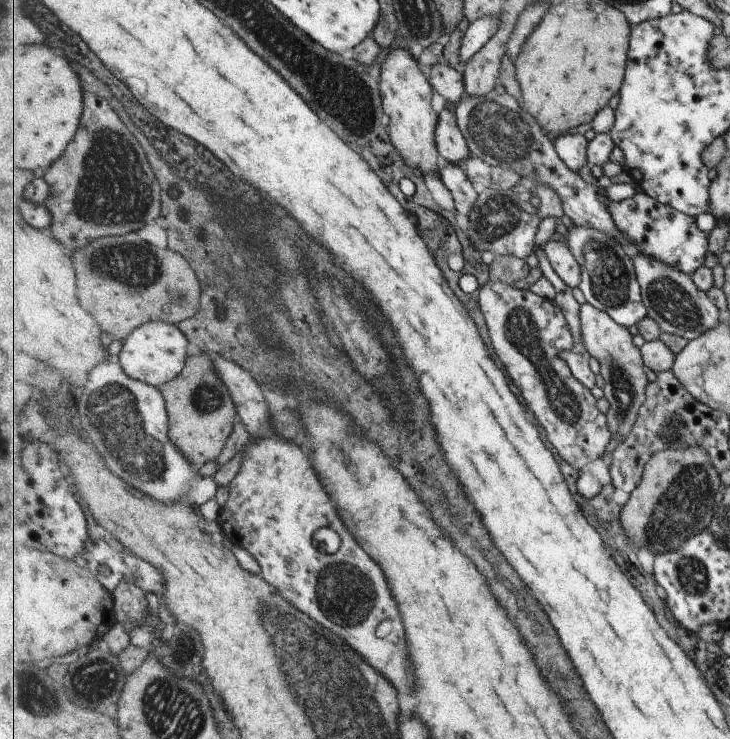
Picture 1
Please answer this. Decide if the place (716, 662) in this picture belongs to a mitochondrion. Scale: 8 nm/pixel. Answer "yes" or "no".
no

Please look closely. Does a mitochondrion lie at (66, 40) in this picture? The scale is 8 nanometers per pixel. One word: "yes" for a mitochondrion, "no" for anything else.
no

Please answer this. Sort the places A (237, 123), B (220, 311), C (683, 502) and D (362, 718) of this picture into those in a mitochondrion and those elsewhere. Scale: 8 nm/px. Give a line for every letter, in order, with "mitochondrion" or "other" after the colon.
A: other
B: other
C: mitochondrion
D: mitochondrion

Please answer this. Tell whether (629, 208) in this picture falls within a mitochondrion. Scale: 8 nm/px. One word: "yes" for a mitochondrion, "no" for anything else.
no

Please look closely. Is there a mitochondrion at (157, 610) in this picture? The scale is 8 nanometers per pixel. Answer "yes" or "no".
no

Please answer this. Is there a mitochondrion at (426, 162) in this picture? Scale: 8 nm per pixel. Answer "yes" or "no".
no

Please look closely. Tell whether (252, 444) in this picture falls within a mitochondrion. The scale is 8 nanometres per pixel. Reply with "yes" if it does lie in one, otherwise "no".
no

